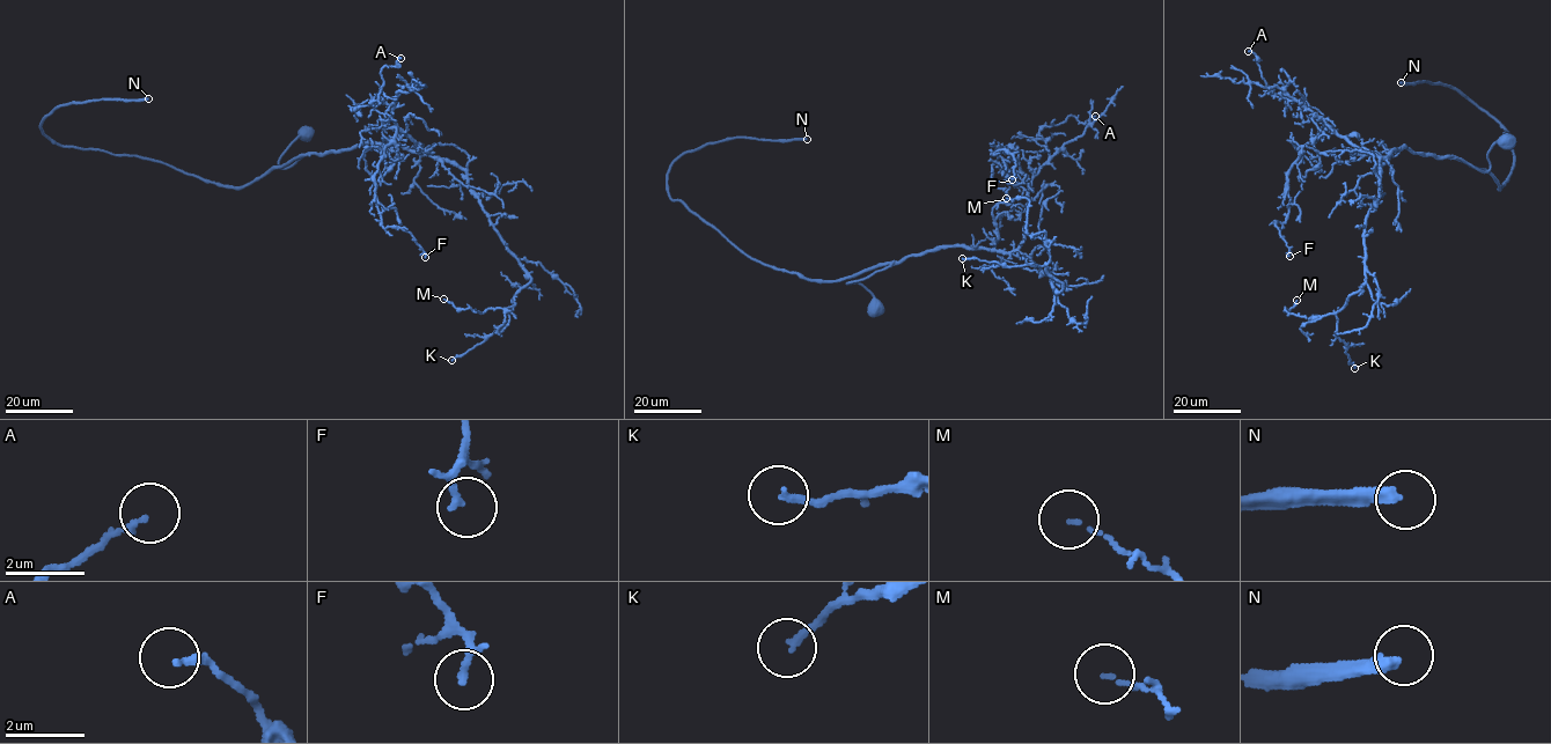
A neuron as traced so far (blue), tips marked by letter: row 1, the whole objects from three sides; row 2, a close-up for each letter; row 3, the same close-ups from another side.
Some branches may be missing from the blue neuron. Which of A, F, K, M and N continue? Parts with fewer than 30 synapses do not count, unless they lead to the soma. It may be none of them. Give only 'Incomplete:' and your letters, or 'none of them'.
Incomplete: N

